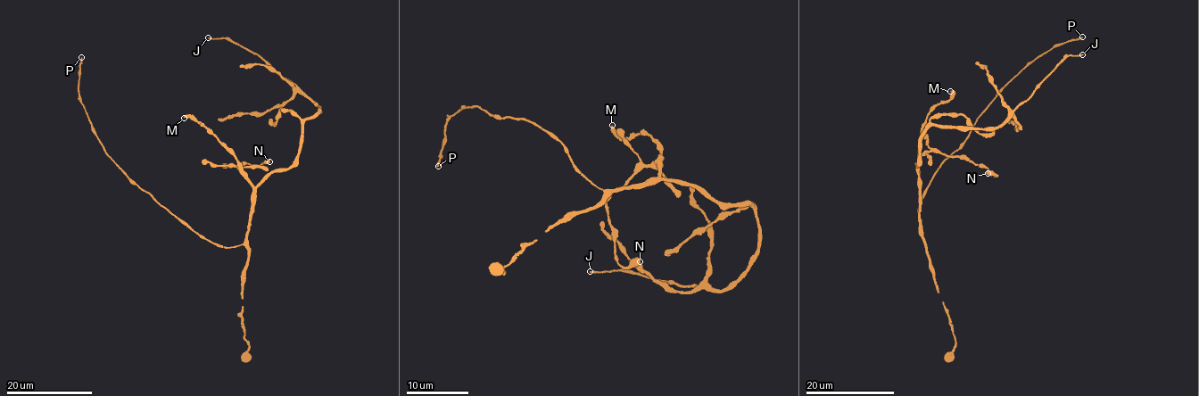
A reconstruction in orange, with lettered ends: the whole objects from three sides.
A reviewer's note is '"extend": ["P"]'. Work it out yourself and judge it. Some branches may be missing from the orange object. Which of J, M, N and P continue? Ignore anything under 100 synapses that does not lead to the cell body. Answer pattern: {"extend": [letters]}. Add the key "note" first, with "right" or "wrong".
{"note": "wrong", "extend": ["J"]}

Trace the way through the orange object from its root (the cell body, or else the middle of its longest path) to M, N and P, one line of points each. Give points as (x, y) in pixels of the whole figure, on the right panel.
M: (919, 205), (918, 156), (926, 119), (932, 108), (953, 97), (950, 91)
N: (919, 205), (919, 164), (922, 156), (930, 151), (963, 157), (988, 167), (996, 176), (988, 173)
P: (919, 205), (920, 232), (919, 207), (929, 184), (945, 160), (962, 147), (997, 92), (1039, 56), (1082, 37)

